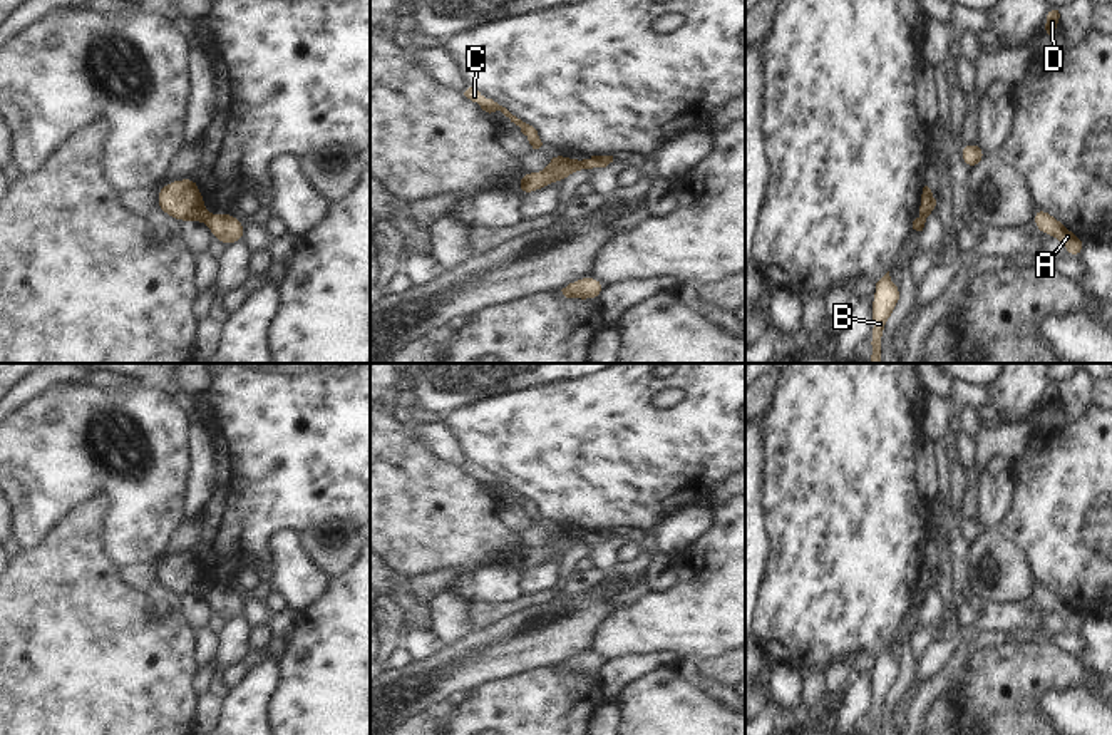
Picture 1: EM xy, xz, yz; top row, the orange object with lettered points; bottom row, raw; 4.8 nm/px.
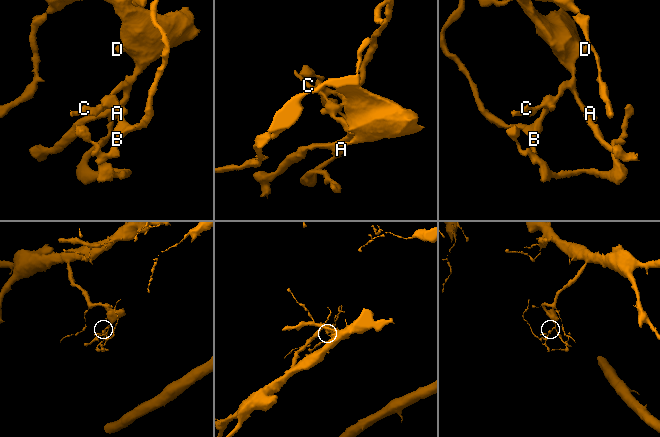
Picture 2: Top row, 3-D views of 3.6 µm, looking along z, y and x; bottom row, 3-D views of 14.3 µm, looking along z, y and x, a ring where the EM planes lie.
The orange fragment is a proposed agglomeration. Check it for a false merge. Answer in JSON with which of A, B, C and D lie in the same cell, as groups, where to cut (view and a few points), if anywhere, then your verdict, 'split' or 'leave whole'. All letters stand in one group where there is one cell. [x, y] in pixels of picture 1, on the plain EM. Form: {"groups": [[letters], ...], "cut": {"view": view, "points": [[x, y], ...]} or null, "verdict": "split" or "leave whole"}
{"groups": [["A", "C", "D"], ["B"]], "cut": {"view": "xz", "points": [[581, 534], [586, 543]]}, "verdict": "split"}

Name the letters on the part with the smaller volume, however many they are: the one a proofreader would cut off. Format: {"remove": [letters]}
{"remove": ["B"]}

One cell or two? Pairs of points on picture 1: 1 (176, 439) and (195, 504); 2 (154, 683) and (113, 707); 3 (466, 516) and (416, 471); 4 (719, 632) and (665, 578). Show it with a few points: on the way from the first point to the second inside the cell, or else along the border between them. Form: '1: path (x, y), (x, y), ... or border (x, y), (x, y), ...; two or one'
1: border (190, 444), (191, 472), (186, 511), (181, 521); two
2: path (144, 683), (136, 683), (123, 697); one
3: path (454, 509), (427, 483); one
4: border (670, 558), (677, 581), (667, 590), (650, 591); two

